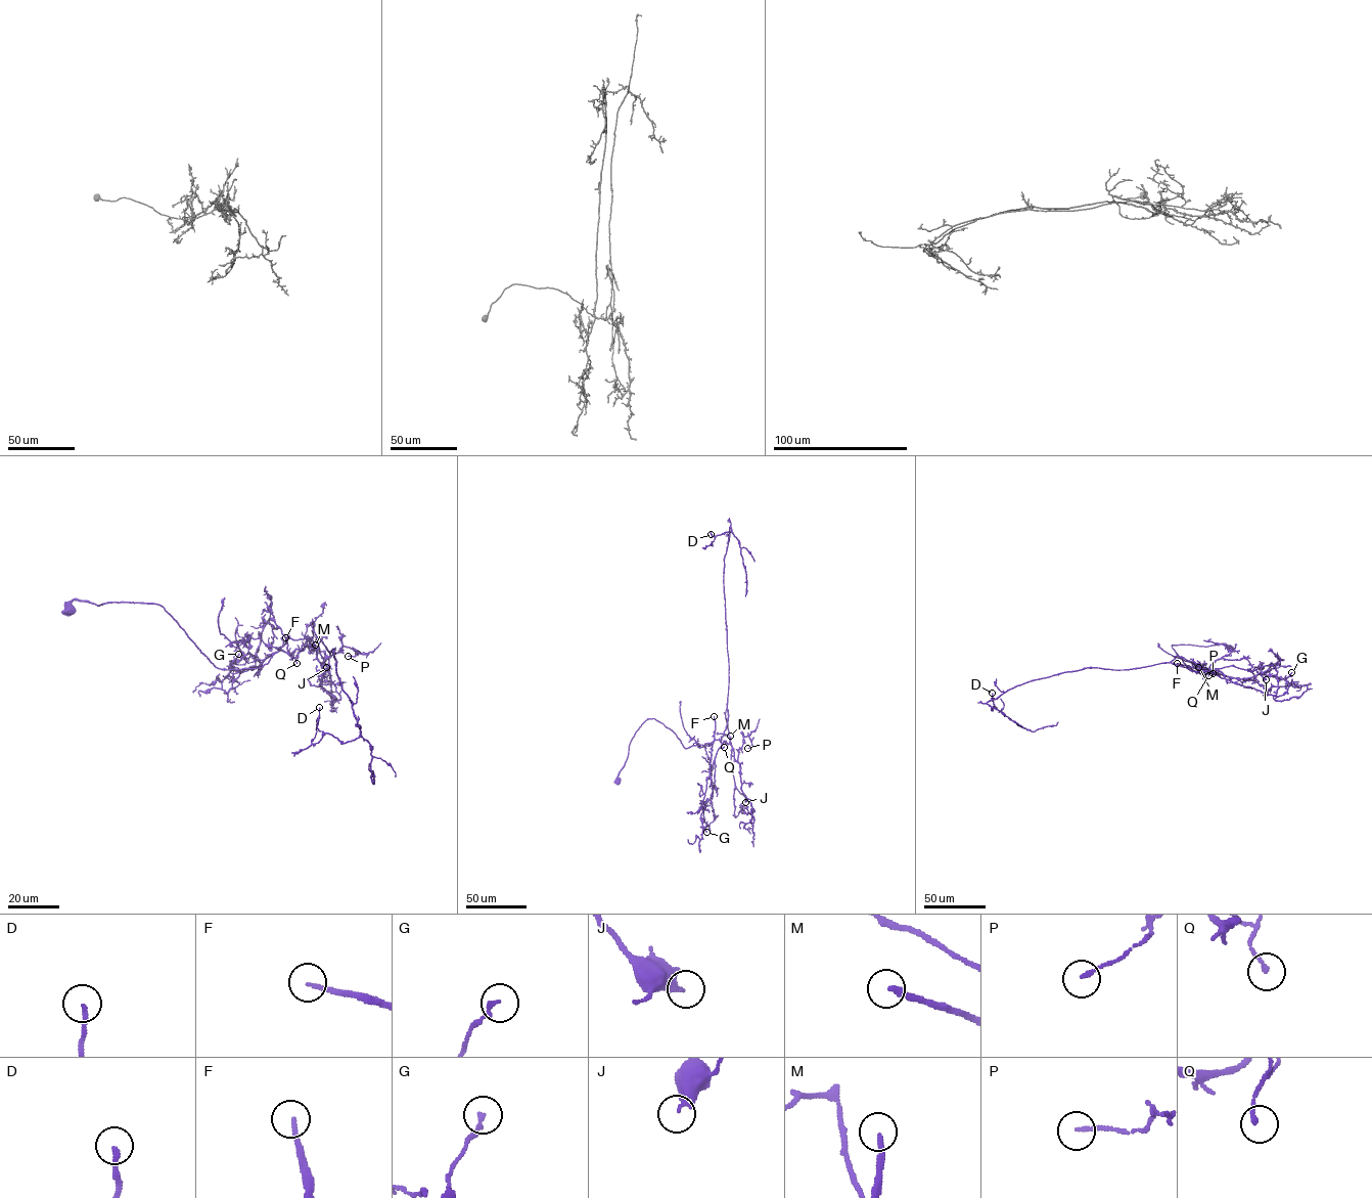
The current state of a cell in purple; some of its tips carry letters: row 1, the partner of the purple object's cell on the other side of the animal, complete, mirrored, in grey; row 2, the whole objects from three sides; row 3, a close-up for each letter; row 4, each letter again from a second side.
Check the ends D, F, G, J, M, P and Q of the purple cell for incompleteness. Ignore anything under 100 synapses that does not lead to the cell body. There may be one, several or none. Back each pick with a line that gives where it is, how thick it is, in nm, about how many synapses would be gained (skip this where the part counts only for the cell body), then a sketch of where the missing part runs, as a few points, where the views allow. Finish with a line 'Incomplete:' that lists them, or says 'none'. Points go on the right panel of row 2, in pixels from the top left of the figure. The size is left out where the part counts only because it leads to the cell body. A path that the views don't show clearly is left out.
F: at (1177, 663); 170 nm thick; about 100 synapses; missing branch runs (1177, 663), (1147, 660), (1123, 666), (1091, 665), (1081, 654), (1081, 642), (1084, 639)
M: at (1198, 667); 220 nm thick; about 150 synapses; missing branch runs (1198, 667), (1167, 661), (1150, 653), (1146, 644), (1154, 639)
Incomplete: F, M

